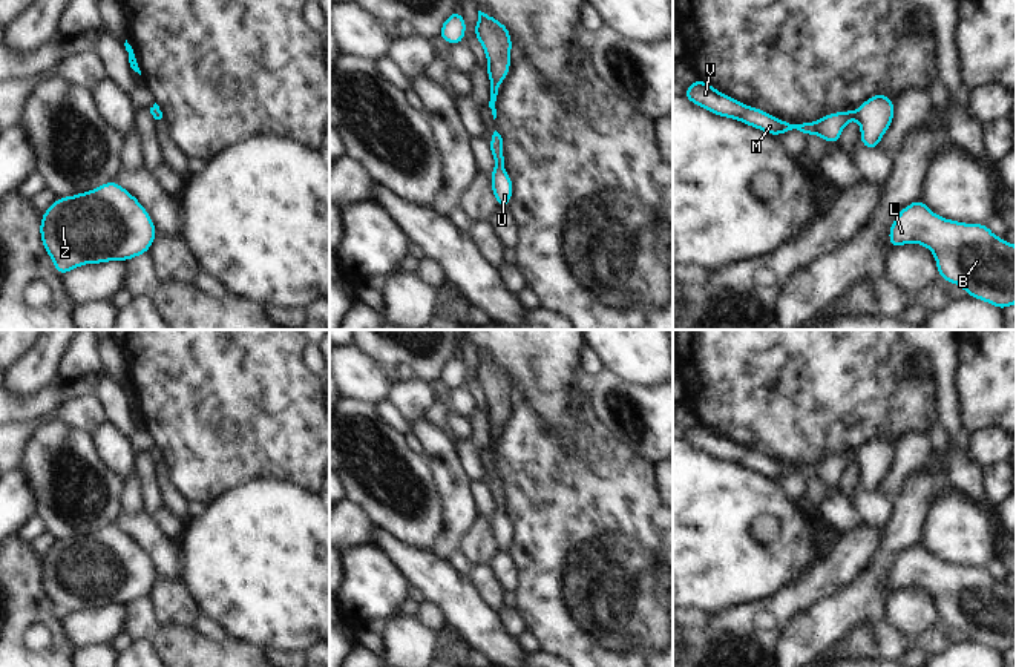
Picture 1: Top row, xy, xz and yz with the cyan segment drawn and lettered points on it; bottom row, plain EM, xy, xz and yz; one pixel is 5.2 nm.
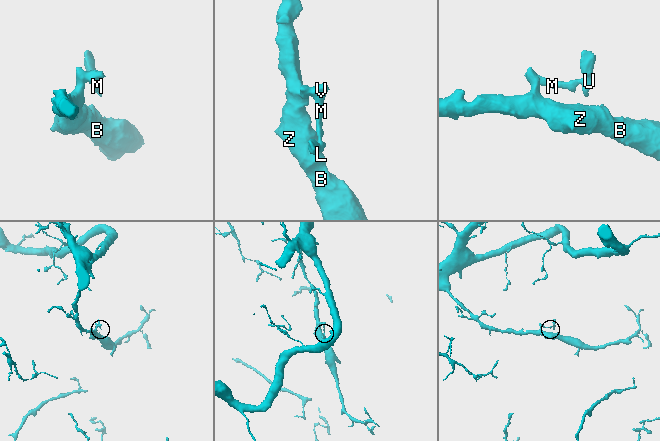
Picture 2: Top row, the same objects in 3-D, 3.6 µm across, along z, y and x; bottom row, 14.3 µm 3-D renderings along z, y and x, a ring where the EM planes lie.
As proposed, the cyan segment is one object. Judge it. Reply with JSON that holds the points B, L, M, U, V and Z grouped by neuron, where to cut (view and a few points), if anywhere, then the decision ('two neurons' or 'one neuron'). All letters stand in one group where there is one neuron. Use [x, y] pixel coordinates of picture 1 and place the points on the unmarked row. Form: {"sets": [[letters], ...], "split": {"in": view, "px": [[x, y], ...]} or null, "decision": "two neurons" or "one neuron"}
{"sets": [["B", "L", "M", "U", "V", "Z"]], "split": null, "decision": "one neuron"}

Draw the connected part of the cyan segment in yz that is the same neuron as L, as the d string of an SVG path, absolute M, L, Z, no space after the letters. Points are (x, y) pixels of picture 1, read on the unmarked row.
M921 541L906 549L889 572L889 587L927 590L936 604L938 619L946 626L958 627L970 641L1005 653L1016 647L1016 589L991 577L987 567L965 567L950 564L933 557Z

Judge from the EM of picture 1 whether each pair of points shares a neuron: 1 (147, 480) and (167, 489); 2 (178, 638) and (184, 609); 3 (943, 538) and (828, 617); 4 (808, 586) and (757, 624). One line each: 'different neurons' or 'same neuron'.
1: different neurons
2: different neurons
3: different neurons
4: same neuron

